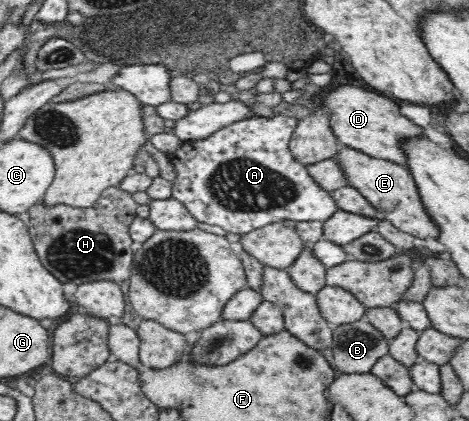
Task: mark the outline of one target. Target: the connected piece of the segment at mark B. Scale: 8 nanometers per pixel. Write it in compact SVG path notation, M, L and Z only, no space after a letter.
M364 315L356 322L333 328L334 364L343 373L370 373L374 364L389 354L390 342Z

